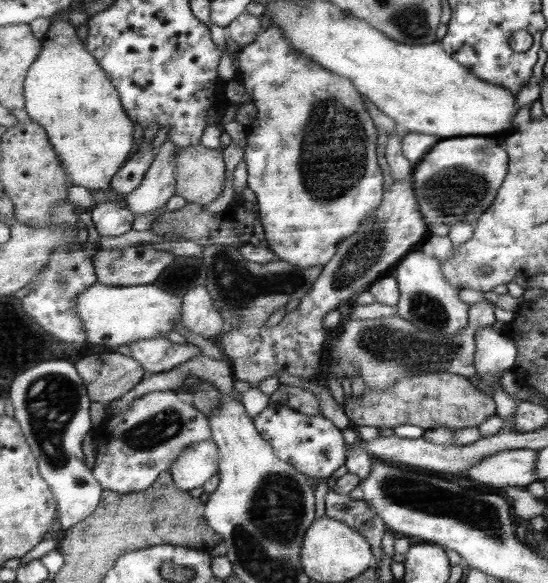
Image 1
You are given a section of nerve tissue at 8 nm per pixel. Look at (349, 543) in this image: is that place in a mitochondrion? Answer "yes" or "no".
no

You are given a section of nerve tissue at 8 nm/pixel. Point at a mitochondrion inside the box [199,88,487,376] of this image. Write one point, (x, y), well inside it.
(341, 138)

